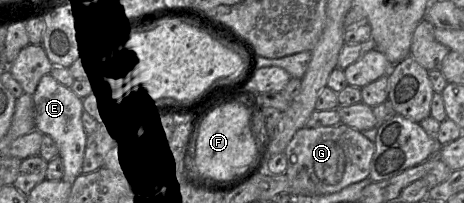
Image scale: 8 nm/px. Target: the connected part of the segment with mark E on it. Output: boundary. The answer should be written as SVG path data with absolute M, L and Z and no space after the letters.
M51 74L44 75L32 95L34 103L35 129L42 135L50 136L59 149L64 164L62 180L73 183L82 174L82 164L86 148L87 134L82 125L83 100L69 87L58 82Z

